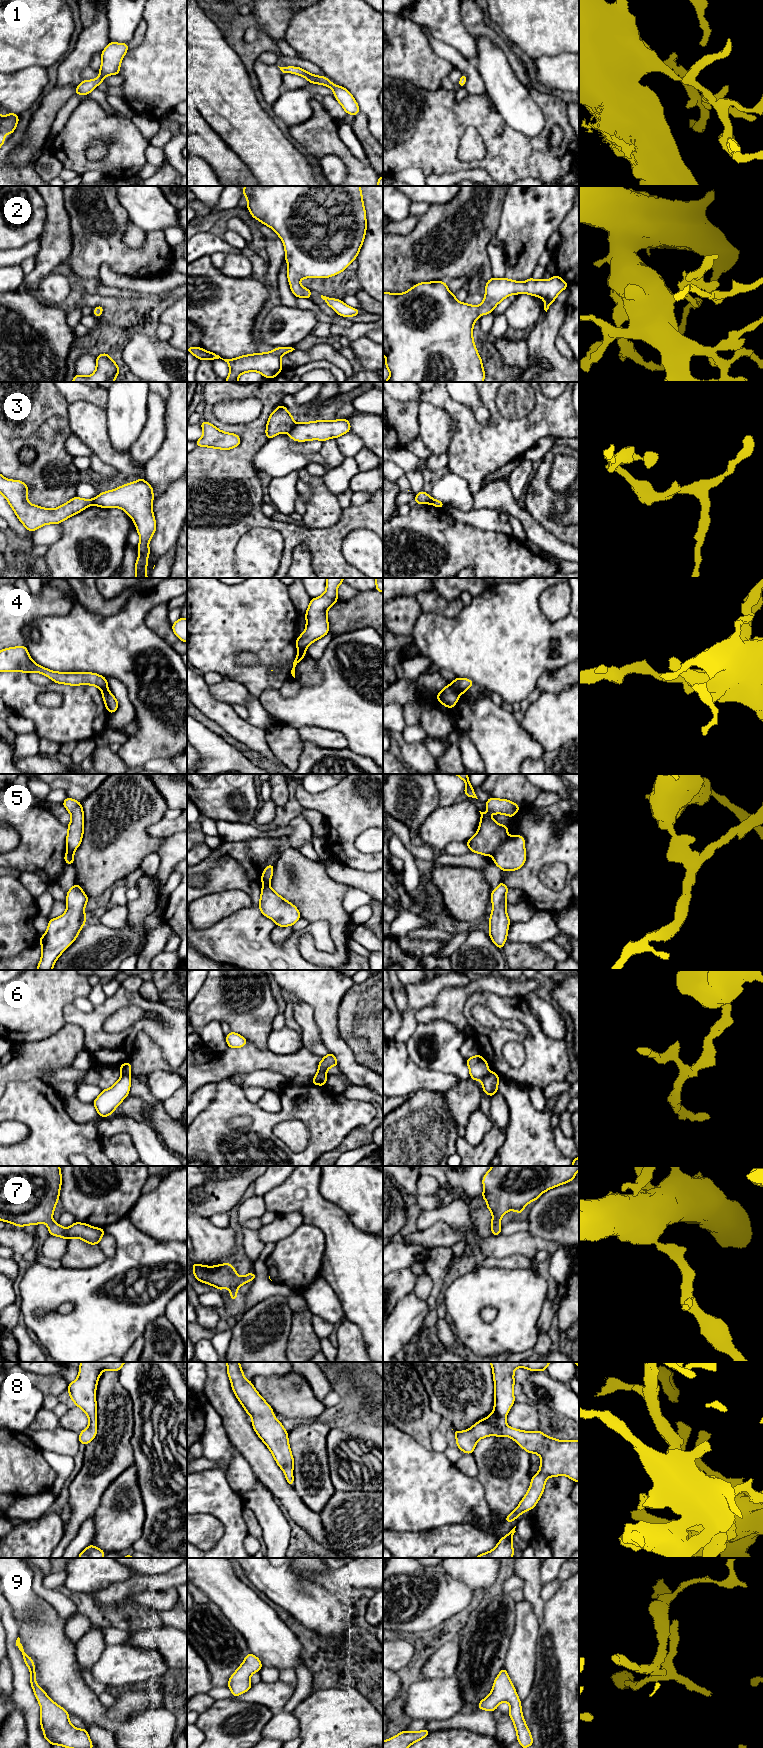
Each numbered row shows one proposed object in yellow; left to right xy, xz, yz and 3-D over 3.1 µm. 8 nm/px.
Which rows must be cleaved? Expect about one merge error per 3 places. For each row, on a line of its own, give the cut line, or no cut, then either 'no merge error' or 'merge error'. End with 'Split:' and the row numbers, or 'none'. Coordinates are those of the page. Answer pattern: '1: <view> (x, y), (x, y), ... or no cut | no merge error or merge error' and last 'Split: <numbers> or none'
1: no cut | no merge error
2: no cut | no merge error
3: xz (294, 424), (288, 433) | merge error
4: yz (450, 684), (459, 694) | merge error
5: yz (508, 837), (492, 855) | merge error
6: xy (122, 1073), (129, 1075) | merge error
7: no cut | no merge error
8: no cut | no merge error
9: no cut | no merge error
Split: 3, 4, 5, 6

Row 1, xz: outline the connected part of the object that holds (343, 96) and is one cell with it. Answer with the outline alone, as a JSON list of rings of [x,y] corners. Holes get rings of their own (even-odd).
[[[288,66],[279,68],[283,73],[300,75],[312,84],[320,84],[331,88],[334,92],[334,97],[341,104],[347,114],[355,116],[360,112],[360,108],[352,94],[344,87],[333,84],[328,78],[311,74],[300,67]]]

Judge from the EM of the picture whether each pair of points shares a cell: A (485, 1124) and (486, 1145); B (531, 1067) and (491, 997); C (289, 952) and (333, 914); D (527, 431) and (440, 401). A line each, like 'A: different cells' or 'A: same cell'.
A: different cells
B: same cell
C: different cells
D: same cell

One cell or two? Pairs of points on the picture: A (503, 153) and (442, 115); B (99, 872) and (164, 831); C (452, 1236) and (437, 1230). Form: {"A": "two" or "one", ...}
{"A": "one", "B": "two", "C": "one"}

